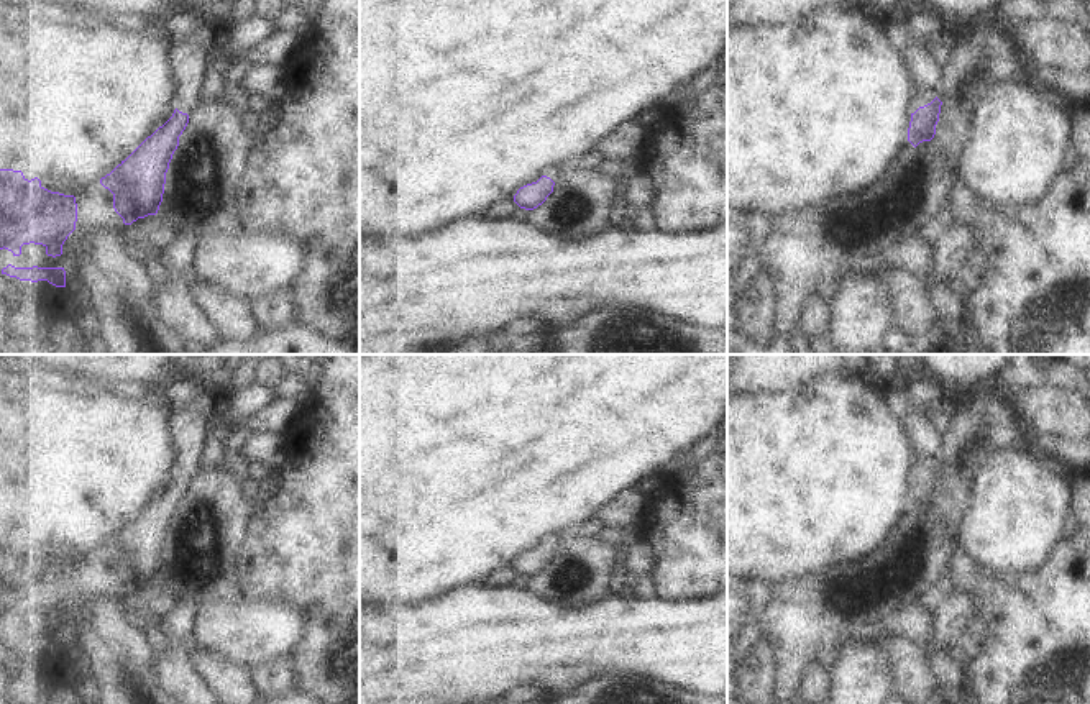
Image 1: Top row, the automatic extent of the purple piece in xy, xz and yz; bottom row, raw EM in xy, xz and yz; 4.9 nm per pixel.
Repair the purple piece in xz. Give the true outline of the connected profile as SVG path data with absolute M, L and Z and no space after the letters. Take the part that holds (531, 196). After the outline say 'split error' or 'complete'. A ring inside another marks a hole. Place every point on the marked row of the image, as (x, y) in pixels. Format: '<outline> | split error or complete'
M550 166L543 176L532 184L527 184L517 190L514 202L525 210L534 210L542 205L553 192L555 182L563 176L563 167Z | split error

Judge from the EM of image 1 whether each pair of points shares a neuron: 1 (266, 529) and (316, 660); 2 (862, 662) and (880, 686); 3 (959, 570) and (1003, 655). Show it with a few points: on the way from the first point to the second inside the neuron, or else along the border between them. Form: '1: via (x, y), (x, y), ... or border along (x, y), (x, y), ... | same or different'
1: via (299, 562), (319, 581), (319, 627) | same
2: via (862, 668), (874, 680) | same
3: via (982, 585), (1003, 606), (1003, 632) | same

